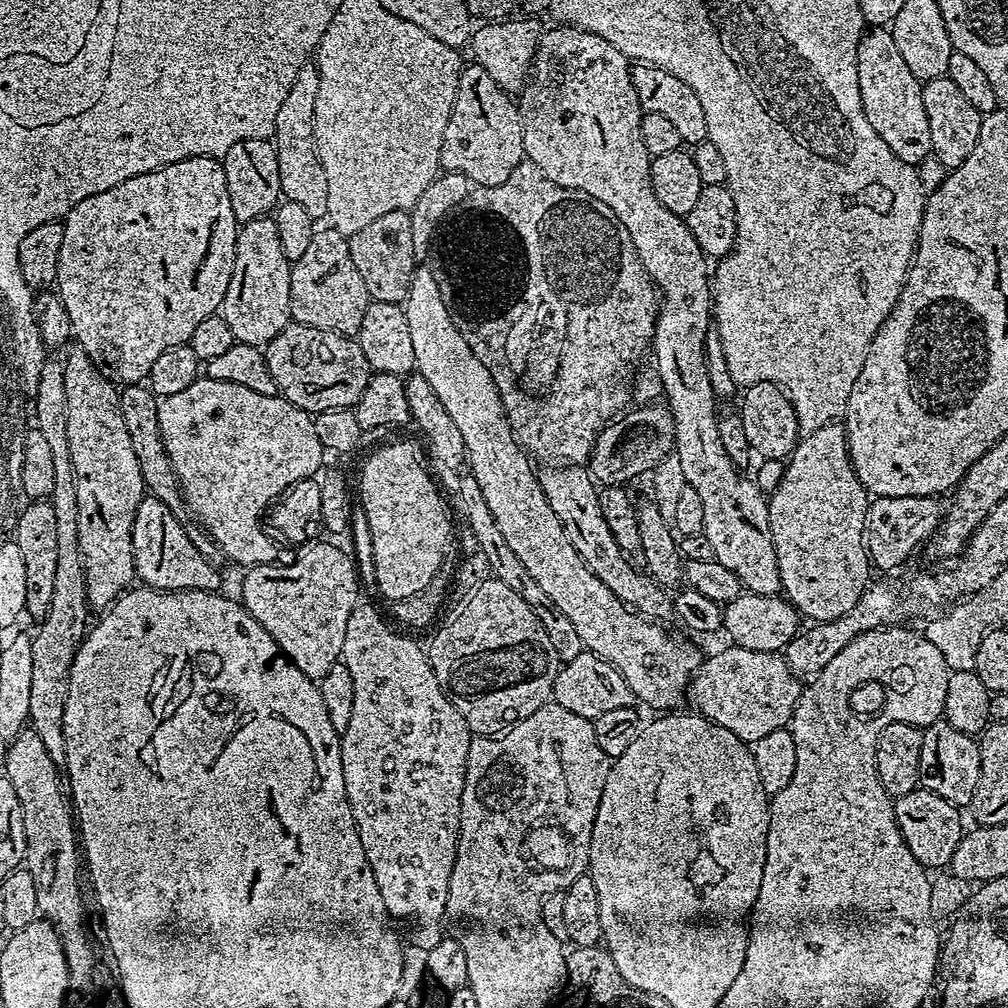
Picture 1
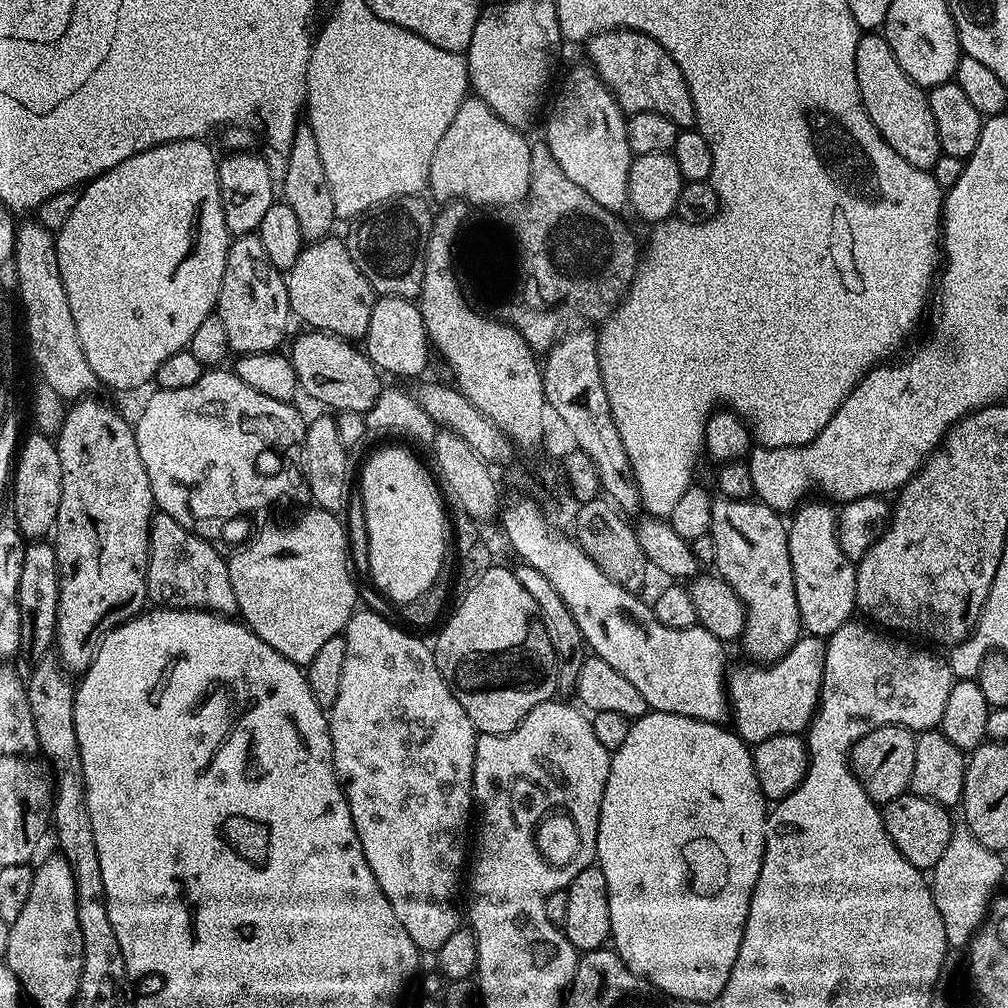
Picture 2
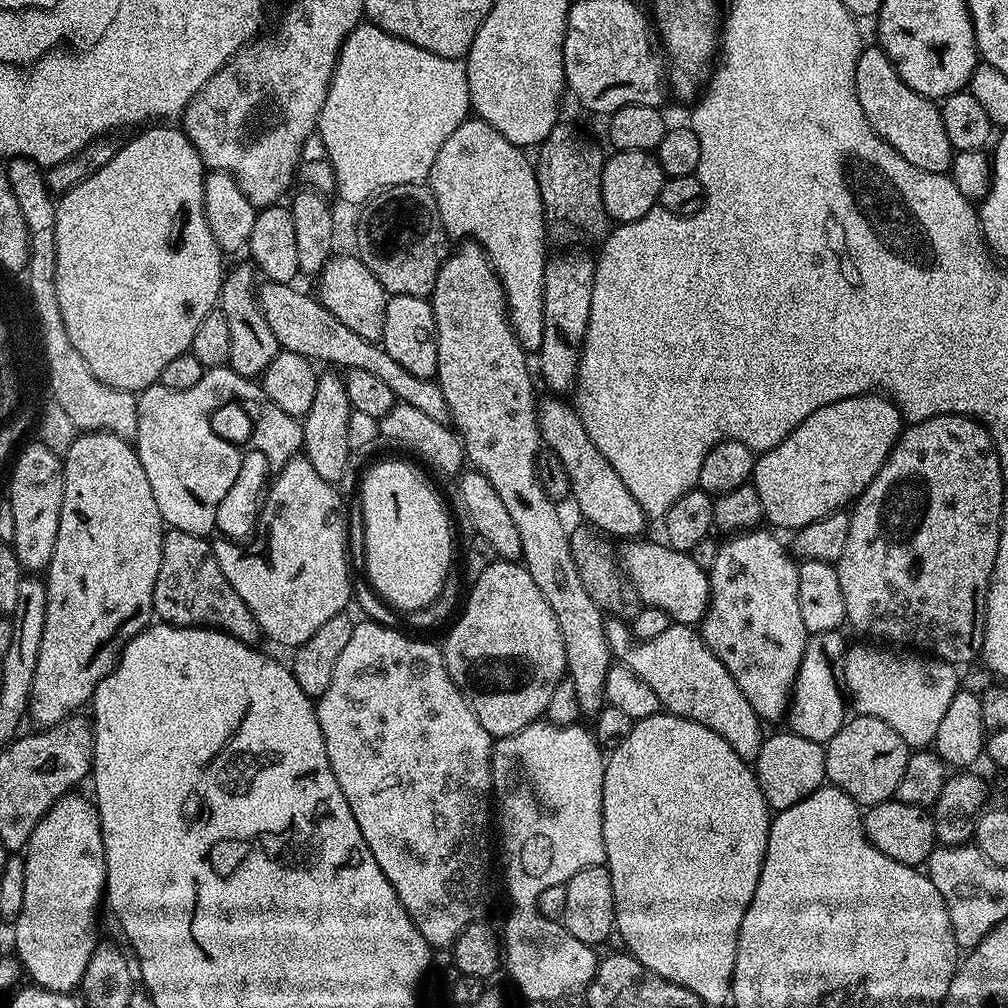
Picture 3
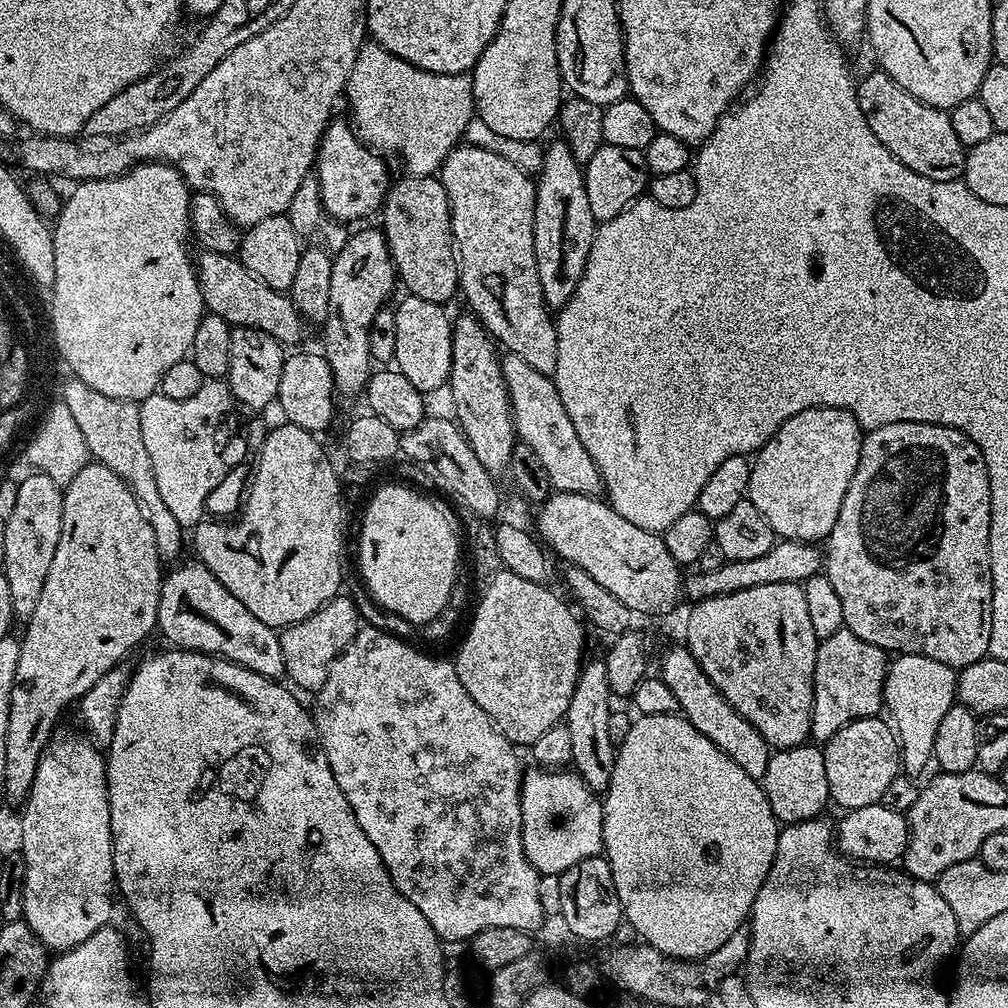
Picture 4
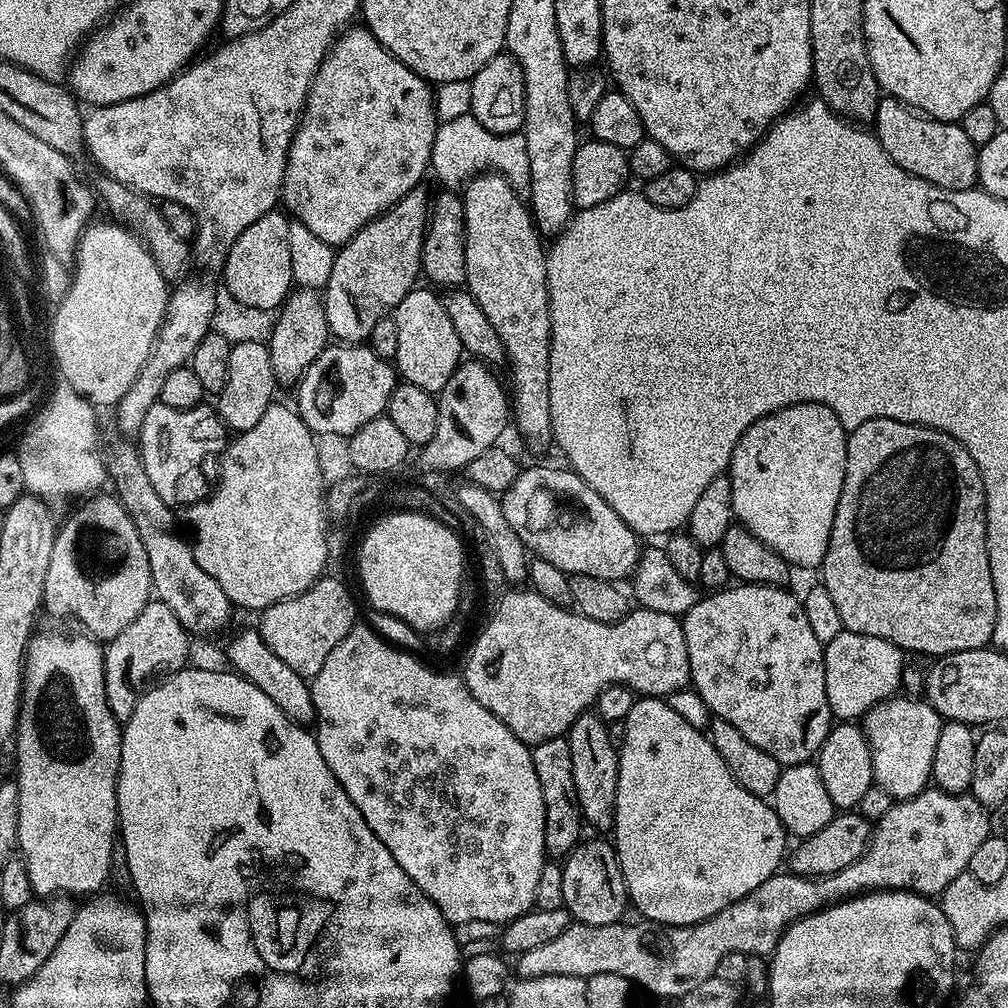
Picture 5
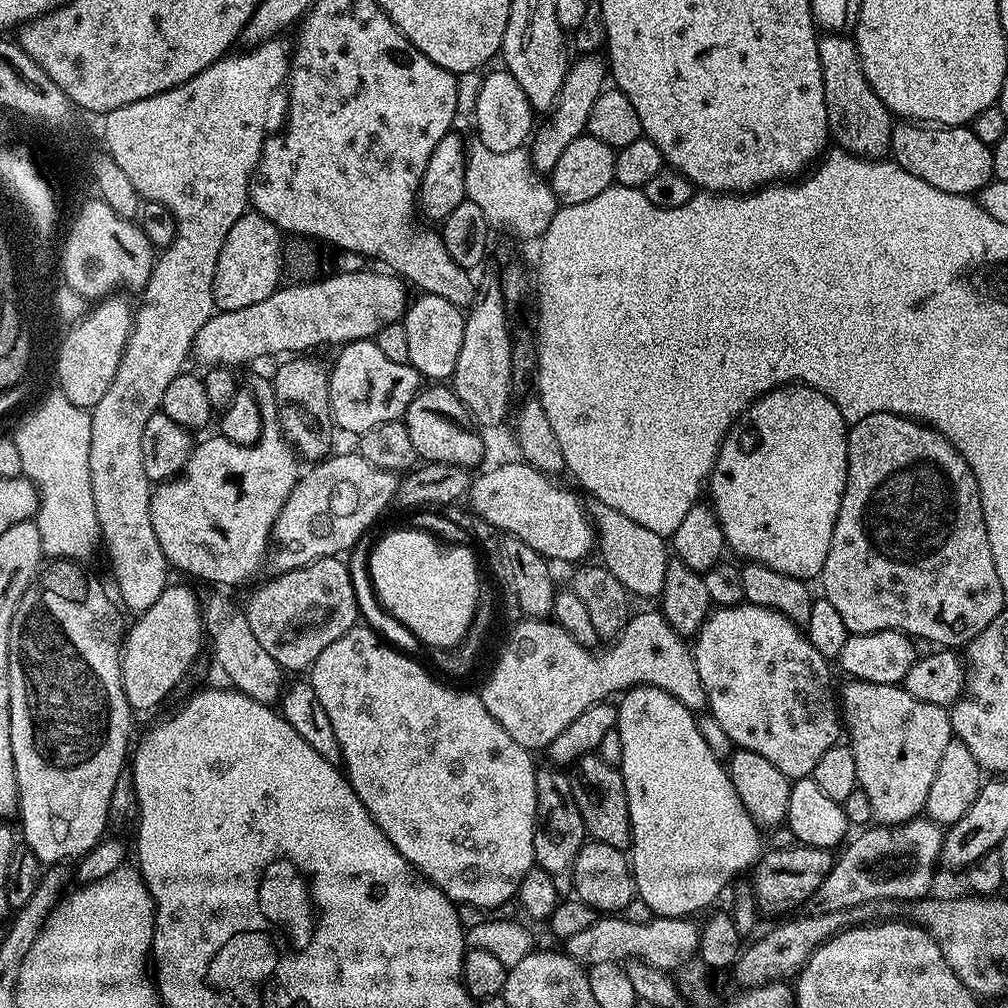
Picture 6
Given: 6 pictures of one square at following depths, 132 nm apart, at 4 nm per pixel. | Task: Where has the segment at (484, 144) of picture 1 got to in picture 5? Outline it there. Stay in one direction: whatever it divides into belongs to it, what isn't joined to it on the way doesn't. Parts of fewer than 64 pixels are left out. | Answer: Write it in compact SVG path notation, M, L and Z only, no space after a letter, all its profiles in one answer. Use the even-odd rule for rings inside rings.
M486 171L481 175L472 177L462 192L464 201L464 241L466 242L466 291L471 294L478 302L478 306L482 306L482 314L486 314L486 318L490 318L490 326L494 326L494 330L498 330L498 338L502 338L502 346L504 347L504 355L506 357L507 367L512 367L512 388L510 386L510 406L514 415L514 428L520 431L520 436L533 448L534 451L540 452L547 444L553 443L552 439L552 423L550 422L550 346L552 345L552 311L550 310L550 302L548 301L548 279L546 278L546 255L545 245L540 245L542 239L541 233L538 231L527 203L520 201L521 193L516 187L507 180L506 177L497 174L494 171Z

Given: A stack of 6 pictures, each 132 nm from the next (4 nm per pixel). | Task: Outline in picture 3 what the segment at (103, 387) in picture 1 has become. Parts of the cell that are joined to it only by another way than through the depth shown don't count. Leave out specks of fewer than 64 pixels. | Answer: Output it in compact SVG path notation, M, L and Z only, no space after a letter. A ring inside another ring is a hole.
M85 432L77 435L67 452L63 453L64 466L64 501L62 502L62 518L58 522L58 542L54 542L52 561L46 569L46 626L42 632L38 666L34 666L34 682L32 683L32 698L30 701L30 716L37 720L37 725L51 726L59 720L79 713L80 707L87 705L96 692L98 682L116 667L120 659L120 651L153 623L154 613L152 599L154 586L158 582L158 566L162 566L162 546L166 525L158 510L158 502L154 502L154 490L150 490L150 478L146 478L146 470L142 470L142 462L138 458L135 447L129 441L118 438L109 432Z

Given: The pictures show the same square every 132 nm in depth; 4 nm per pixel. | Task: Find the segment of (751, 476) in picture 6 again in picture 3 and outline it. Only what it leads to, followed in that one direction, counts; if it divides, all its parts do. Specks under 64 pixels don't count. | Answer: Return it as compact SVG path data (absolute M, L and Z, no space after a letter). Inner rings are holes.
M883 394L851 396L838 402L830 402L814 414L810 414L778 446L774 446L757 459L752 472L751 485L756 488L761 499L763 515L777 529L795 530L818 522L831 512L847 509L870 486L874 474L886 462L890 450L902 431L900 409Z

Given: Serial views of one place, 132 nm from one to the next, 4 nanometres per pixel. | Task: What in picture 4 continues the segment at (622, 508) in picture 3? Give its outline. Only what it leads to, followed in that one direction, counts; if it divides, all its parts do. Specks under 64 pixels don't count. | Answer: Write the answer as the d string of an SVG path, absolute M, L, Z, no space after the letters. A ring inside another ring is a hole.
M504 352L500 356L500 369L506 382L519 443L534 450L542 467L546 469L549 485L558 492L599 497L602 485L598 466L594 466L594 458L586 454L586 446L582 446L578 433L574 431L574 422L570 422L570 414L566 414L566 406L562 406L562 398L558 398L555 379L538 374L534 366L528 365L513 352Z

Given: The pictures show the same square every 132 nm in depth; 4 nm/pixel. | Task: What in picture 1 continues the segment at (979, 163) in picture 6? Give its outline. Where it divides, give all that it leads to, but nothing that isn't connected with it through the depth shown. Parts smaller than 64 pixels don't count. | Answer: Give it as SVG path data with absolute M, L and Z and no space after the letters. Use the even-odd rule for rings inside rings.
M884 26L865 27L858 42L858 90L862 94L862 110L866 114L866 122L874 126L874 131L902 162L918 165L922 158L932 155L930 146L930 122L926 119L926 105L922 103L922 90L924 85L921 80L914 78L910 66L906 66L902 54L894 43L891 31Z

